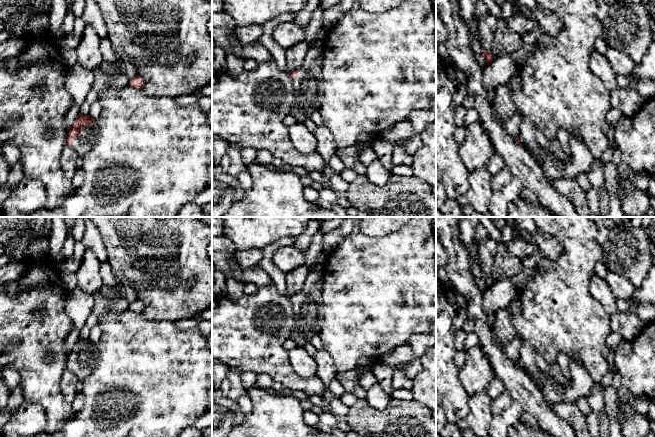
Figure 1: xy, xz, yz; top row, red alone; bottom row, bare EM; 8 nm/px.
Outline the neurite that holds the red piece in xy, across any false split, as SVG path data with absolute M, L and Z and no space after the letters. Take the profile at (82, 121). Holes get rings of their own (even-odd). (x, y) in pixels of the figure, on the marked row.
M81 115L75 119L69 128L66 144L79 156L84 156L97 143L99 128L97 121L88 115Z

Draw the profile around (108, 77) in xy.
M102 63L93 72L94 82L92 90L101 94L105 91L116 91L129 85L129 78L117 63Z

